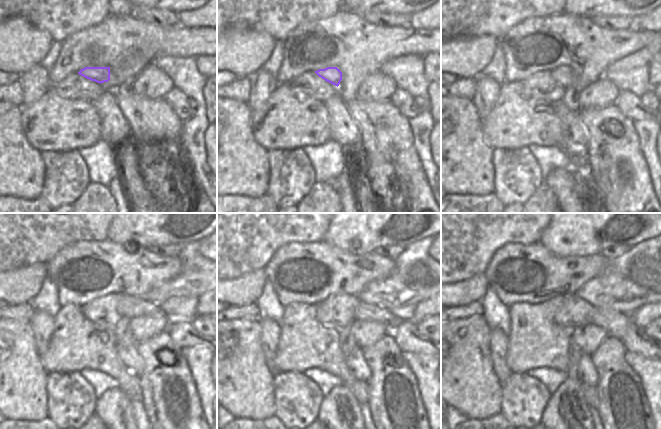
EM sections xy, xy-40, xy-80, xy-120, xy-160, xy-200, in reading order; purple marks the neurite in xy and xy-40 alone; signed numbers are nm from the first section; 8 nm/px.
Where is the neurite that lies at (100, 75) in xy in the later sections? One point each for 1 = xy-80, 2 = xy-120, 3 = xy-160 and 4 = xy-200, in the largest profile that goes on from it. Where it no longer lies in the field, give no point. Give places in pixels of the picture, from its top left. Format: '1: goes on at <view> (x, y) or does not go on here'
1: goes on at xy-80 (563, 75)
2: goes on at xy-120 (127, 306)
3: goes on at xy-160 (364, 312)
4: goes on at xy-200 (615, 324)

